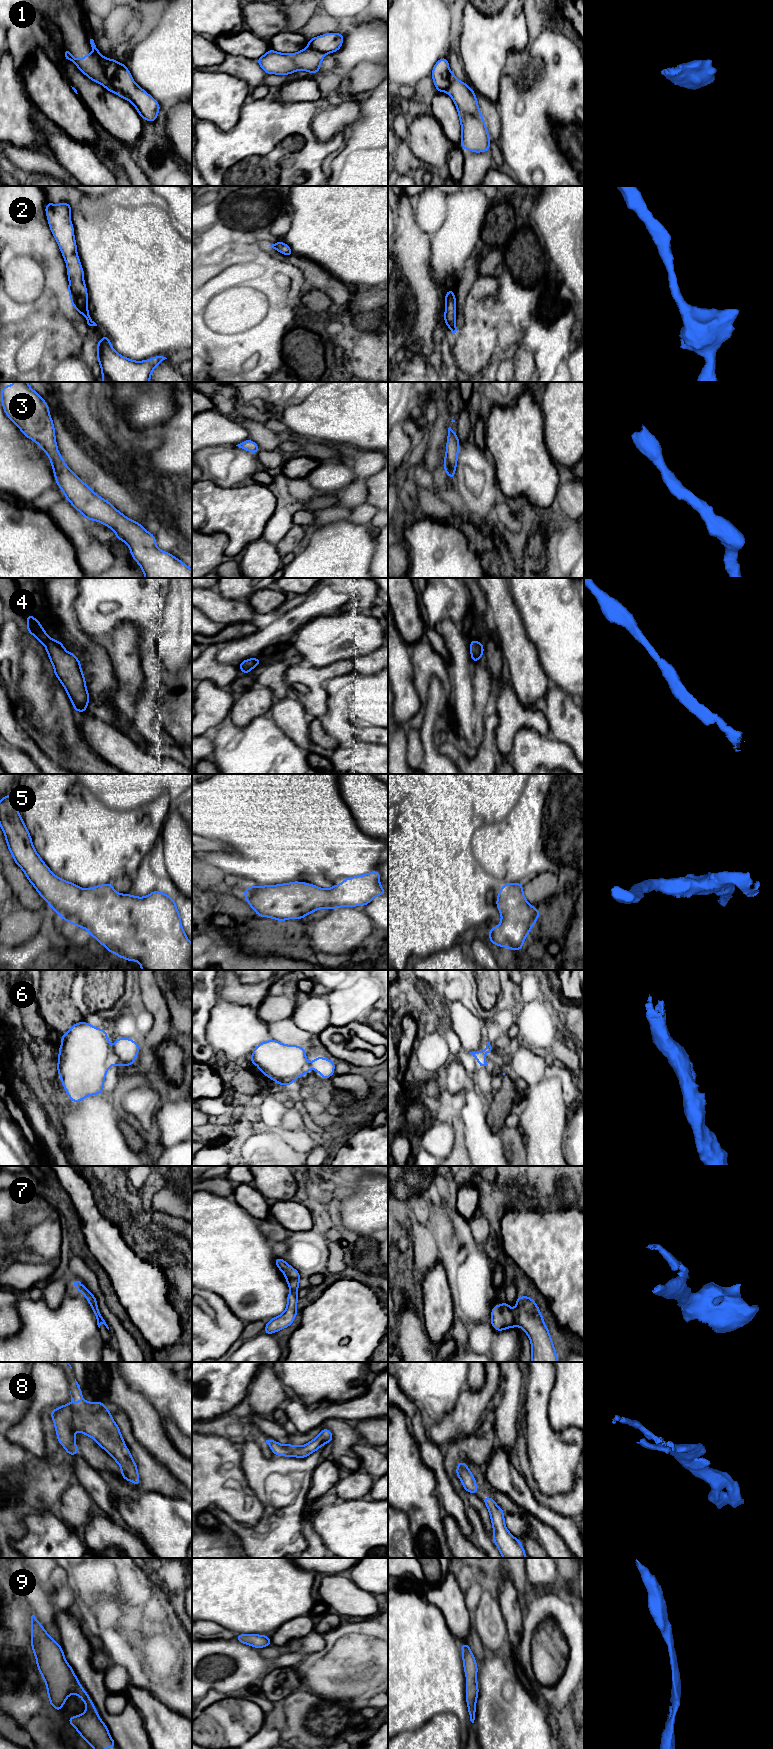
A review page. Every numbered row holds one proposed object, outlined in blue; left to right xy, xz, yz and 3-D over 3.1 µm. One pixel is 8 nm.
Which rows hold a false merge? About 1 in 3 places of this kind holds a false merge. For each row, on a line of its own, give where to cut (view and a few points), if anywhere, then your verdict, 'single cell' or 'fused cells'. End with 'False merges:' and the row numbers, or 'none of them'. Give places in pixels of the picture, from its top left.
1: cut xy (95, 54), (112, 84), (121, 90), (128, 99); fused cells
2: cut none; single cell
3: cut none; single cell
4: cut none; single cell
5: cut none; single cell
6: cut xy (111, 1051), (113, 1056); fused cells
7: cut yz (512, 1311), (517, 1324); fused cells
8: cut none; single cell
9: cut none; single cell
False merges: 1, 6, 7

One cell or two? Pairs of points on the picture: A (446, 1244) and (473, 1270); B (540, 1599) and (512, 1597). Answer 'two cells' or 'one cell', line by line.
A: one cell
B: two cells

